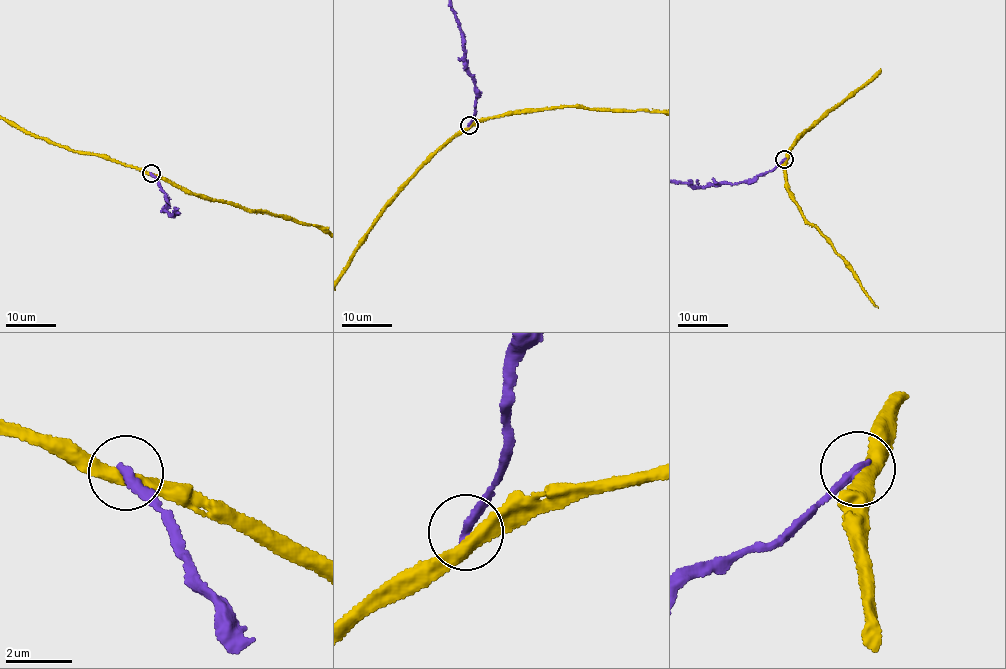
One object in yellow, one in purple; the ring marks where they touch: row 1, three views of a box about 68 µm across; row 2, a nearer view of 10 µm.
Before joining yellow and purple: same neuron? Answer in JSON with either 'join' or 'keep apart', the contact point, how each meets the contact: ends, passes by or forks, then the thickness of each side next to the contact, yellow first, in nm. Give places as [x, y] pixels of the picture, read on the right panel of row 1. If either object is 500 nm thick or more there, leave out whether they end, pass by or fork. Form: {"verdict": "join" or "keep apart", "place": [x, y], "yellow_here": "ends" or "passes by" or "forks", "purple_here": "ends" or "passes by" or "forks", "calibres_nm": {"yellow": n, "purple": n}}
{"verdict": "keep apart", "place": [784, 159], "yellow_here": "passes by", "purple_here": "ends", "calibres_nm": {"yellow": 400, "purple": 280}}

